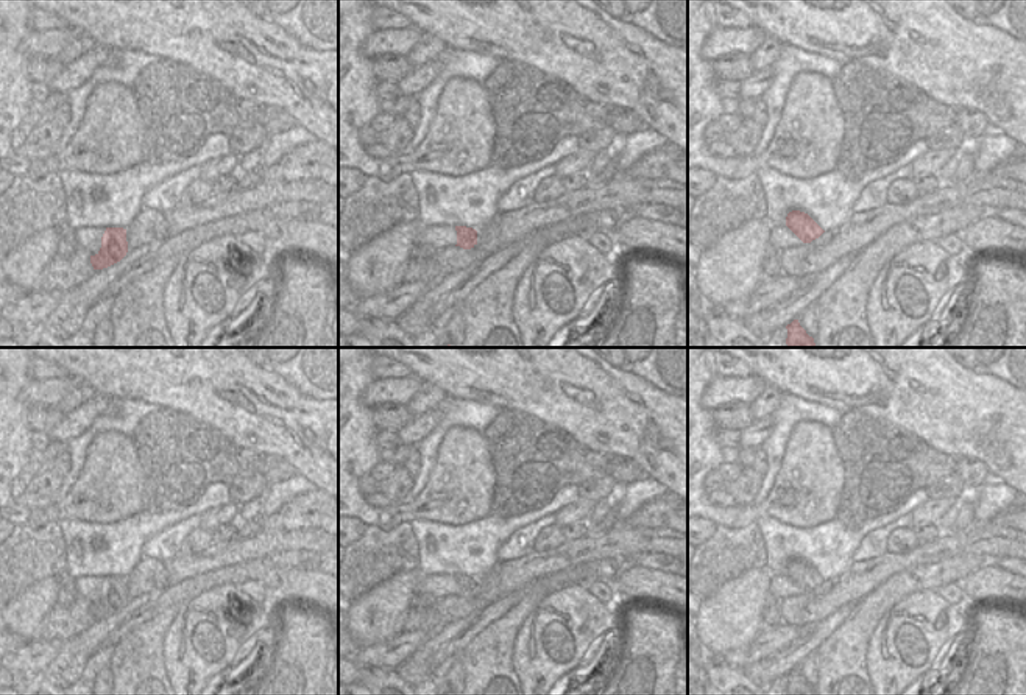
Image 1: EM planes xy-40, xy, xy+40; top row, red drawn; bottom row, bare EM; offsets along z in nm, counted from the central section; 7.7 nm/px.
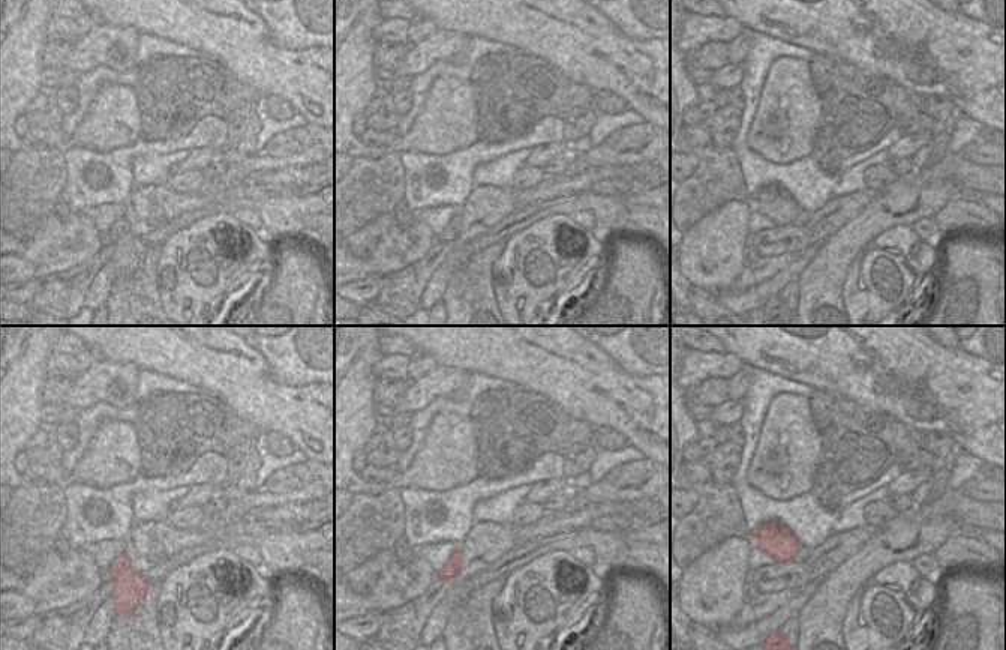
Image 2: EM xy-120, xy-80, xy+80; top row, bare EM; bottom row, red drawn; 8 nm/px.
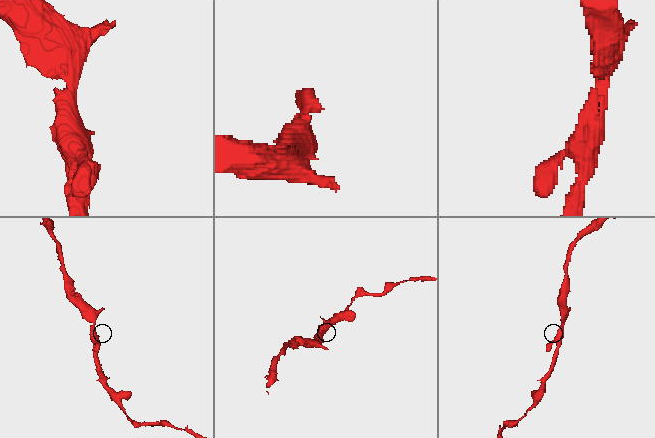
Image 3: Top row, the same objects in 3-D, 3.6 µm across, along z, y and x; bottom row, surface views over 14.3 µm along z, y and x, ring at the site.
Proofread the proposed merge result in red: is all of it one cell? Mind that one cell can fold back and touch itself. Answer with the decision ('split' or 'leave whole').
leave whole

